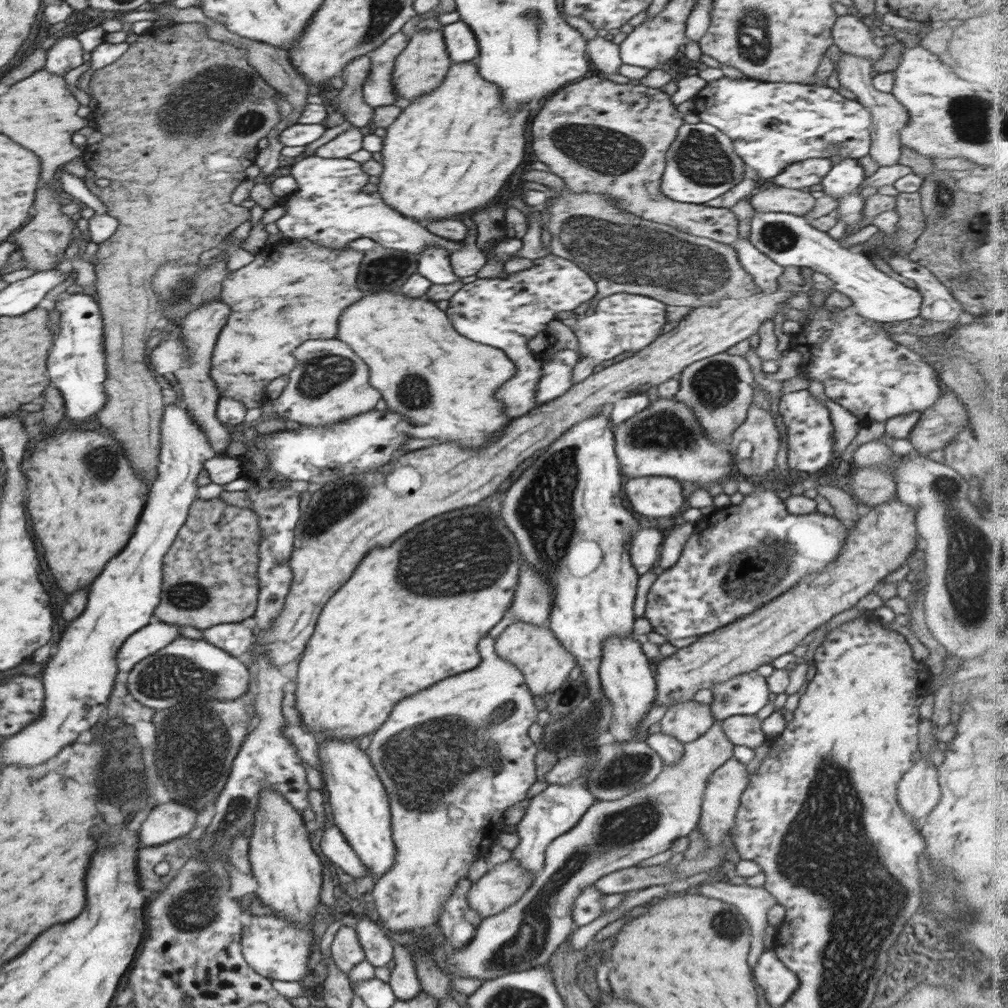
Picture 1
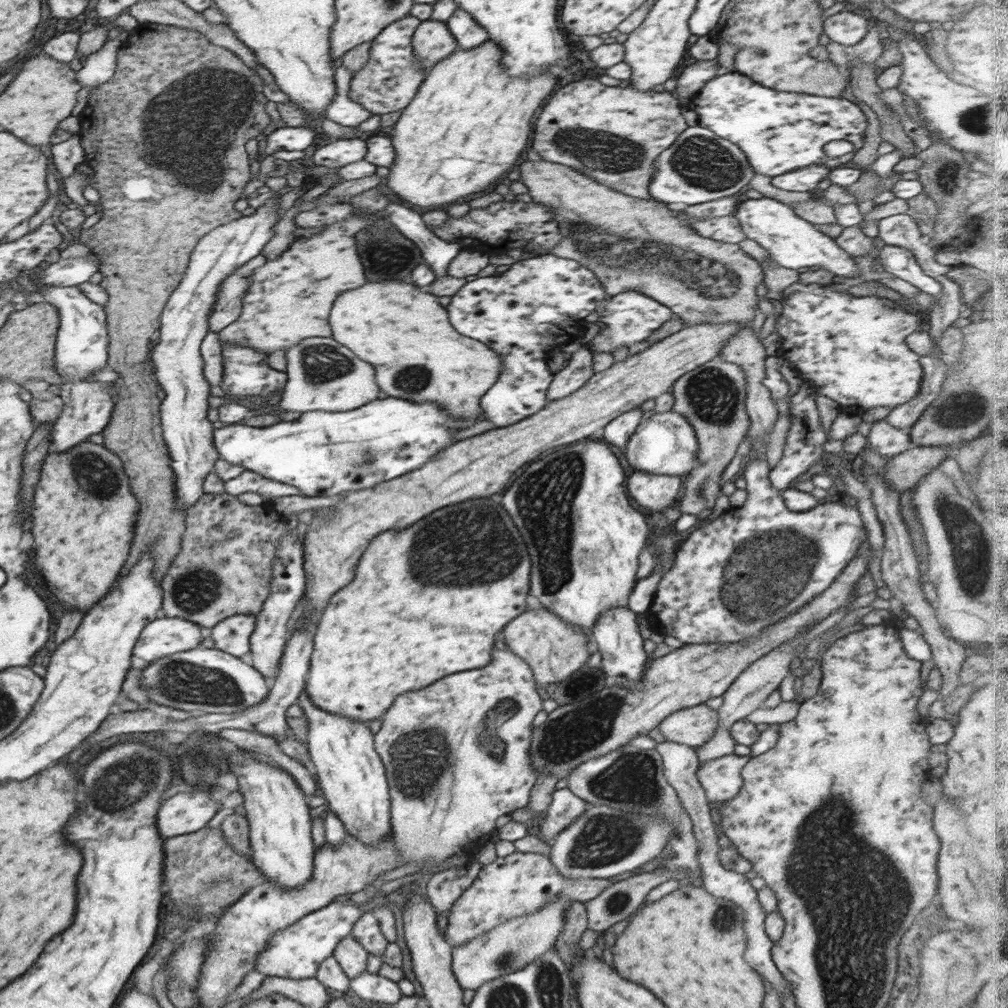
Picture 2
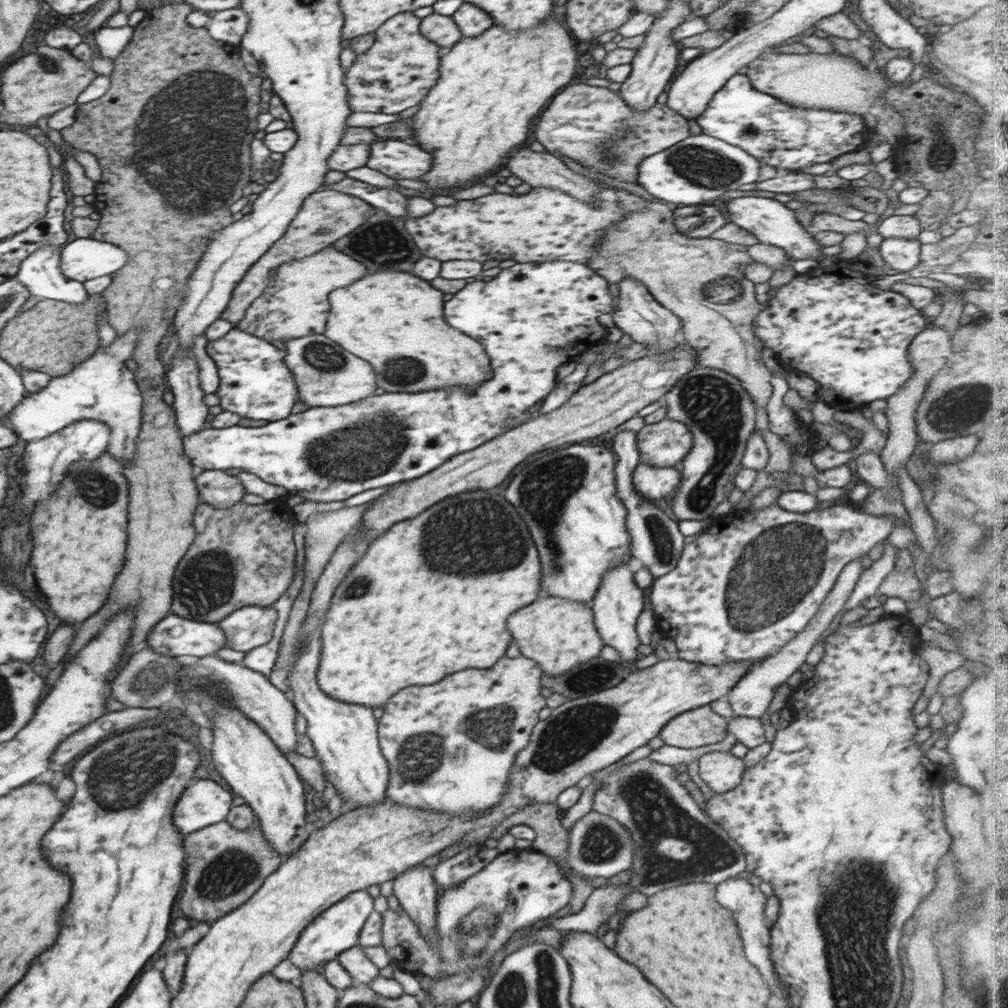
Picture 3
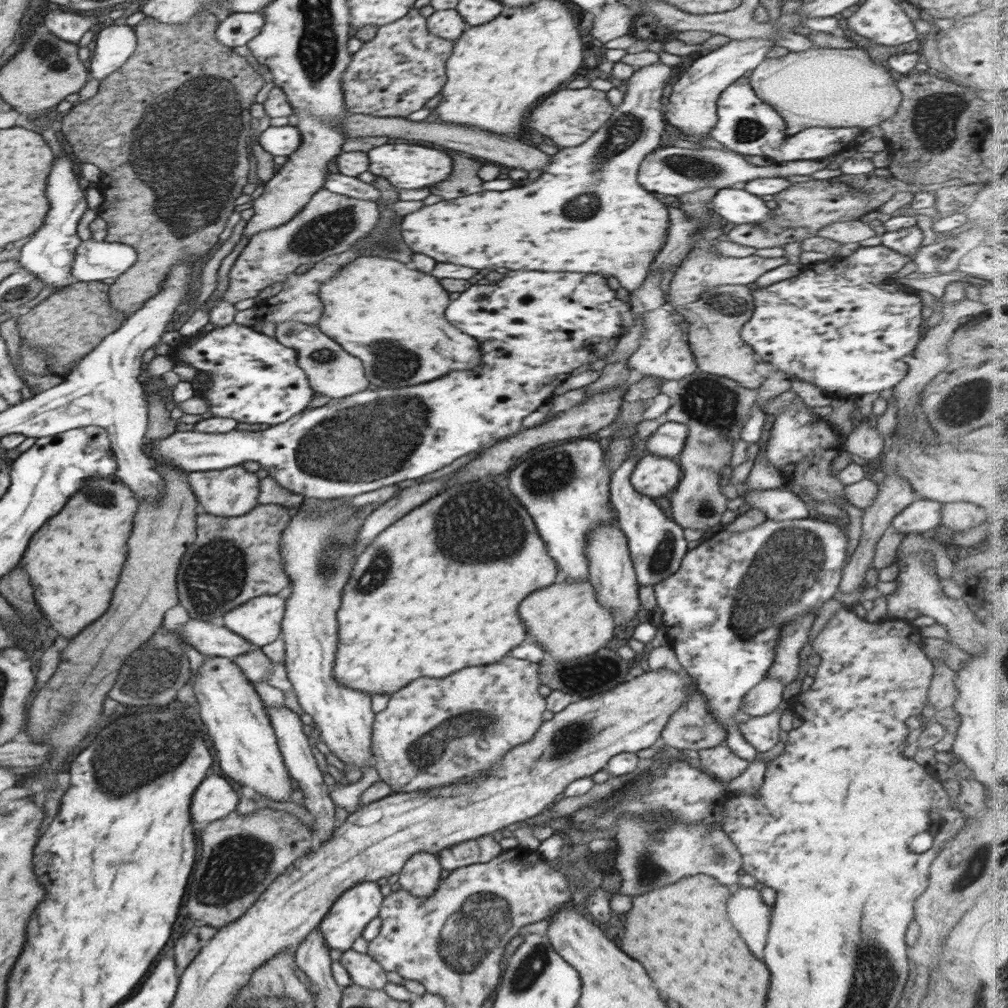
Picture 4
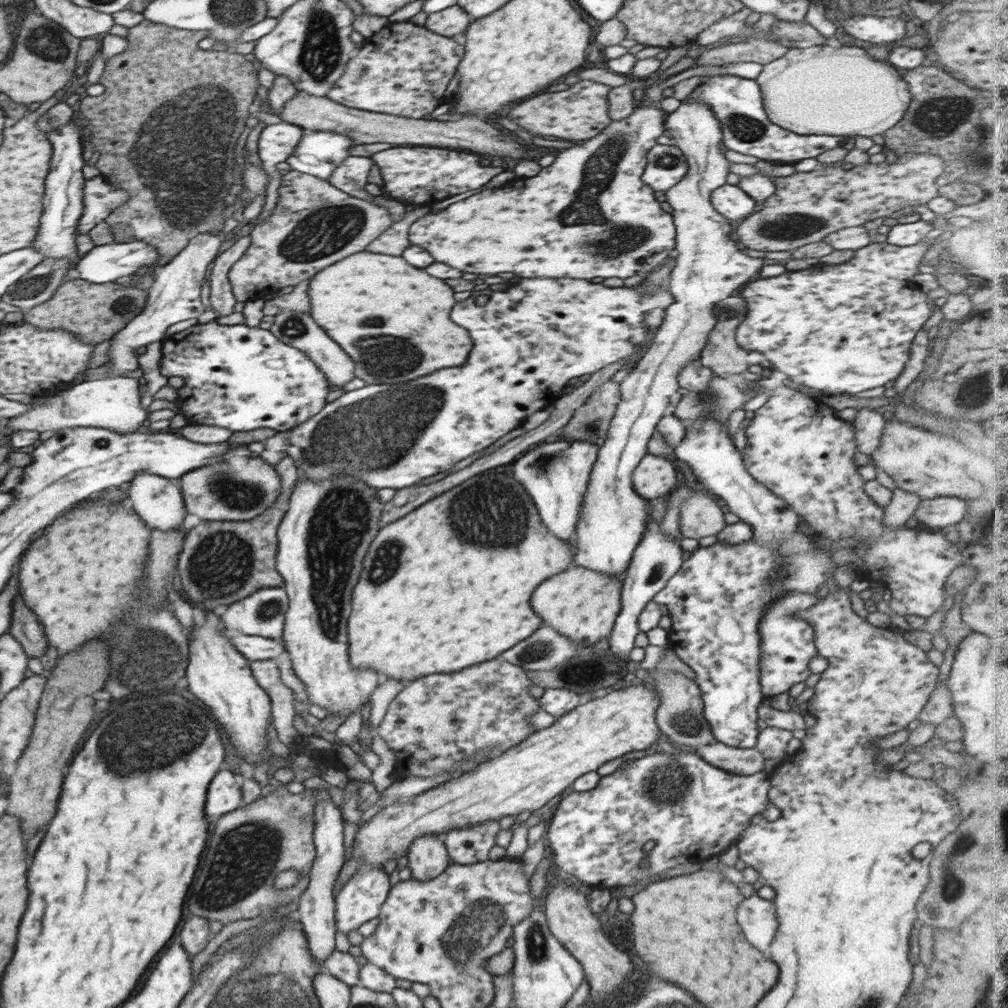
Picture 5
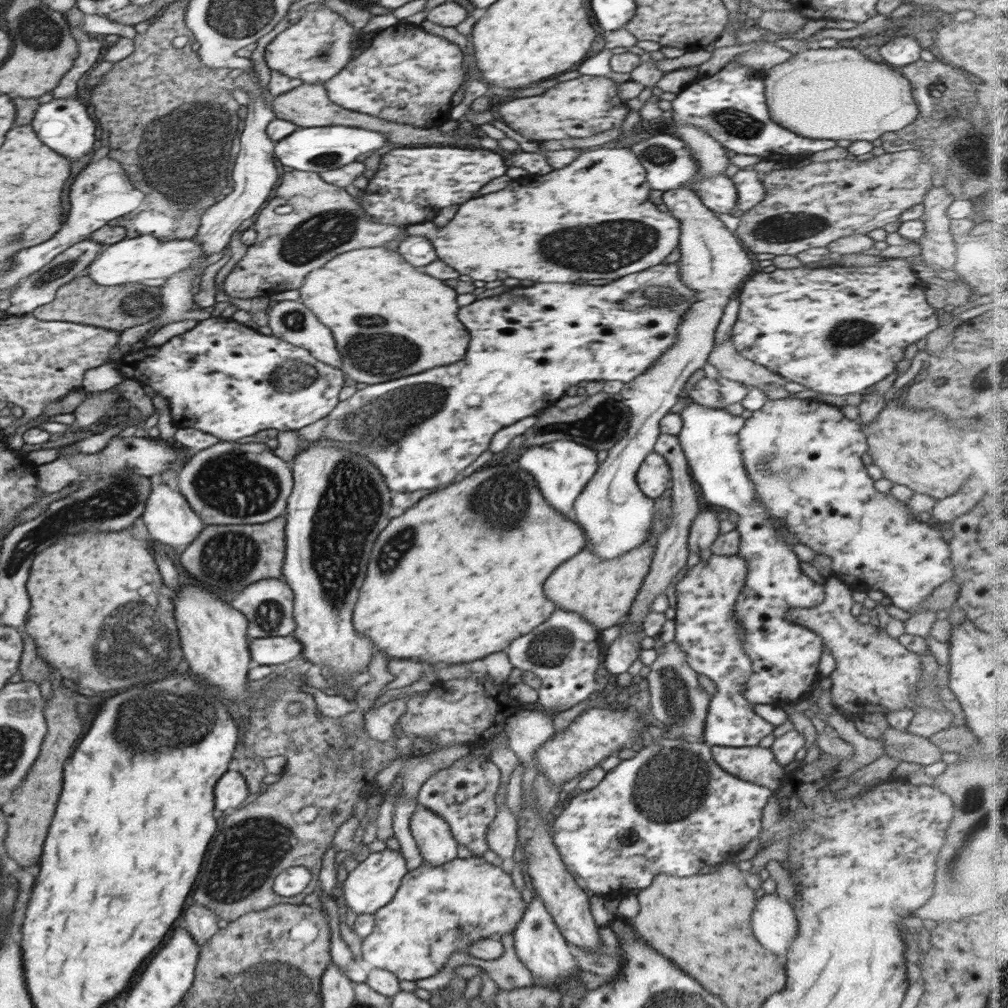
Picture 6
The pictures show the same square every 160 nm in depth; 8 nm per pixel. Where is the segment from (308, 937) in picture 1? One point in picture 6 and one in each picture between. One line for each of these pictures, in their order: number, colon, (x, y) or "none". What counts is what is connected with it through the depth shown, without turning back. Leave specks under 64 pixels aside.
2: (296, 952)
3: (337, 929)
4: (347, 918)
5: (360, 900)
6: (373, 883)

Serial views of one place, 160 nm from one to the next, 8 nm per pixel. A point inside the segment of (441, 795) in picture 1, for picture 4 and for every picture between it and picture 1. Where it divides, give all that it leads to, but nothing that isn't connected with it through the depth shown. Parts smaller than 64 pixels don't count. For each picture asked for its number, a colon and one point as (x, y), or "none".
2: (425, 738)
3: (450, 747)
4: (432, 733)

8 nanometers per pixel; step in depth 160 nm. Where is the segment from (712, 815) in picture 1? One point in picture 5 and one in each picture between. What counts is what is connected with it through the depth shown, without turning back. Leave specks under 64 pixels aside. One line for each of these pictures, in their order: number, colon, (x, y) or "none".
2: (721, 778)
3: (721, 770)
4: (720, 761)
5: (738, 761)

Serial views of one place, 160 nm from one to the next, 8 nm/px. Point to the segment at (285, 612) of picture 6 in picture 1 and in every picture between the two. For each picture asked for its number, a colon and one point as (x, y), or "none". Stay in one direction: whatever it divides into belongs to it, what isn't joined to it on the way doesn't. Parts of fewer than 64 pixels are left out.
1: (237, 639)
2: (232, 635)
3: (248, 627)
4: (258, 620)
5: (262, 614)

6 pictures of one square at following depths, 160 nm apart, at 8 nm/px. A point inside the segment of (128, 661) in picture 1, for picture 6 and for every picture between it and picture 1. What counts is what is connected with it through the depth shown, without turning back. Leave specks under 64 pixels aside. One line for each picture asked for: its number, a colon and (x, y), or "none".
2: (165, 636)
3: (173, 636)
4: (211, 640)
5: (253, 648)
6: (278, 650)

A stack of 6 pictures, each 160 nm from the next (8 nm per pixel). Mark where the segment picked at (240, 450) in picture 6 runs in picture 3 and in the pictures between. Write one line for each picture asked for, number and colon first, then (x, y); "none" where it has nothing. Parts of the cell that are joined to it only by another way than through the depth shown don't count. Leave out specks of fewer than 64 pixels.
3: (217, 488)
4: (232, 492)
5: (241, 488)

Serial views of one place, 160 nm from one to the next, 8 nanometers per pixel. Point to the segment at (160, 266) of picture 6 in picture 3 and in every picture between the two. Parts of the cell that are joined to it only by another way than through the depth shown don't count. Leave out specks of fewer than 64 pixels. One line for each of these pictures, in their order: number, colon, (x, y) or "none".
3: (83, 259)
4: (93, 261)
5: (104, 264)

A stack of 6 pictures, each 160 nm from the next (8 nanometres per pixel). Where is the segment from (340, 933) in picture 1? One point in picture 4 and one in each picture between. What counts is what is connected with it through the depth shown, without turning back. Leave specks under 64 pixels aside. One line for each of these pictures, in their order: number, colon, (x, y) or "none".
2: (351, 956)
3: (362, 970)
4: (364, 970)

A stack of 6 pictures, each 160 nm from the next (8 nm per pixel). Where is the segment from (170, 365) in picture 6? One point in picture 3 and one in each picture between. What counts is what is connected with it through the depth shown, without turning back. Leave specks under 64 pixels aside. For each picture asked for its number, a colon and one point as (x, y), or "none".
3: (255, 382)
4: (253, 378)
5: (242, 378)

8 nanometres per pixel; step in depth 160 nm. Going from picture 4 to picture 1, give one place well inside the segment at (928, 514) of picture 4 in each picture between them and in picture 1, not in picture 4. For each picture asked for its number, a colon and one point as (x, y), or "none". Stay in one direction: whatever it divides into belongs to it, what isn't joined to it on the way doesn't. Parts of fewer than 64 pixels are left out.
1: (767, 550)
2: (778, 560)
3: (792, 561)

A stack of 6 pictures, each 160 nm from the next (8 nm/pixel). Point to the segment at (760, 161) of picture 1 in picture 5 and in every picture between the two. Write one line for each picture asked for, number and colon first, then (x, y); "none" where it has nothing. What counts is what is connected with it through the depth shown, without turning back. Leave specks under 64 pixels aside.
2: (779, 133)
3: (784, 136)
4: (746, 125)
5: (737, 103)

